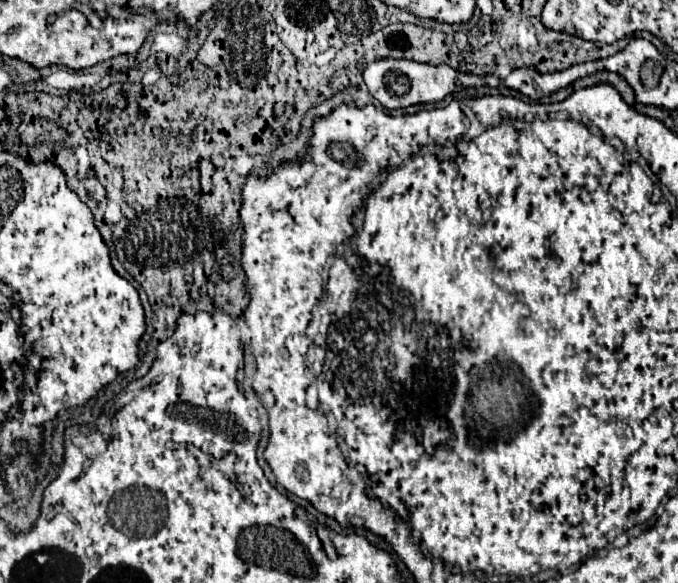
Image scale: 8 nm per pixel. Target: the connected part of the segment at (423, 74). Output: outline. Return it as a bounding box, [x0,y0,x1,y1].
[362,58,498,110]

